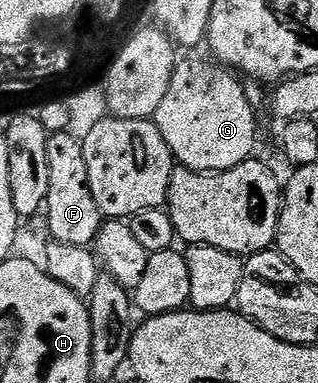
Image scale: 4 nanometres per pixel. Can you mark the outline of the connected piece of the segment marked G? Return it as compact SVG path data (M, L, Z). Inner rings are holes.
M194 58L175 65L168 92L160 100L160 108L156 108L152 121L160 136L164 136L164 144L168 144L185 169L197 170L200 174L221 174L223 170L251 161L258 122L254 119L256 109L248 104L239 75L210 62Z

